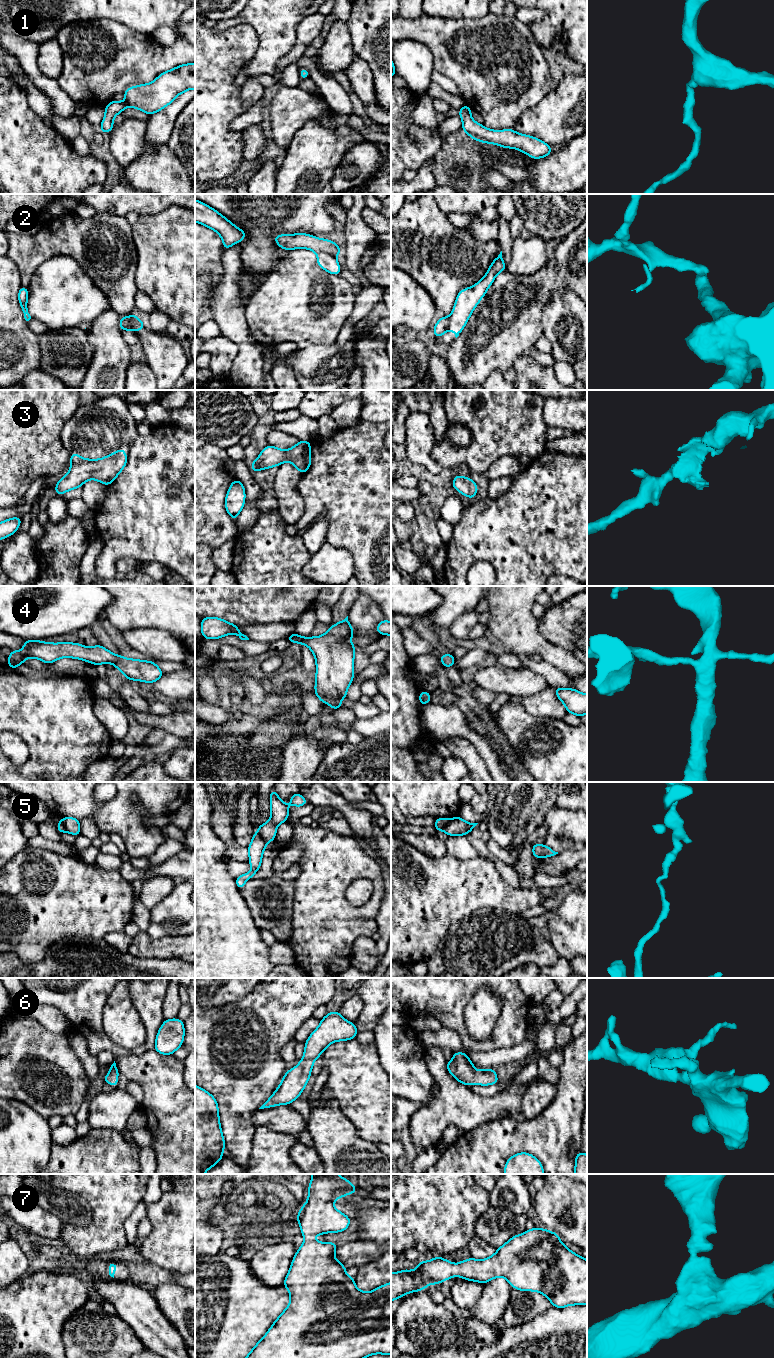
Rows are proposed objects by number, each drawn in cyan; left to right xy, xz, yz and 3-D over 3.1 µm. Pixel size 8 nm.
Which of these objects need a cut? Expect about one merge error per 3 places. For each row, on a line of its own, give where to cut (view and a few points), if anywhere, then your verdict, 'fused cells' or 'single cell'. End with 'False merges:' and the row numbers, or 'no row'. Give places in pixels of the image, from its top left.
1: no cut | single cell
2: xz (317, 253), (331, 252), (335, 254) | fused cells
3: no cut | single cell
4: no cut | single cell
5: yz (449, 819), (443, 830) | fused cells
6: no cut | single cell
7: no cut | single cell
False merges: 2, 5

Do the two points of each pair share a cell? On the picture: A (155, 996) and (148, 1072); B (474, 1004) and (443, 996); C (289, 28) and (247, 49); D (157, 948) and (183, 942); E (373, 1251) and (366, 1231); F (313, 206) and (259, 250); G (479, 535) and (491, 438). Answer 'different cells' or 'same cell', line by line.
A: different cells
B: different cells
C: different cells
D: same cell
E: different cells
F: same cell
G: different cells

